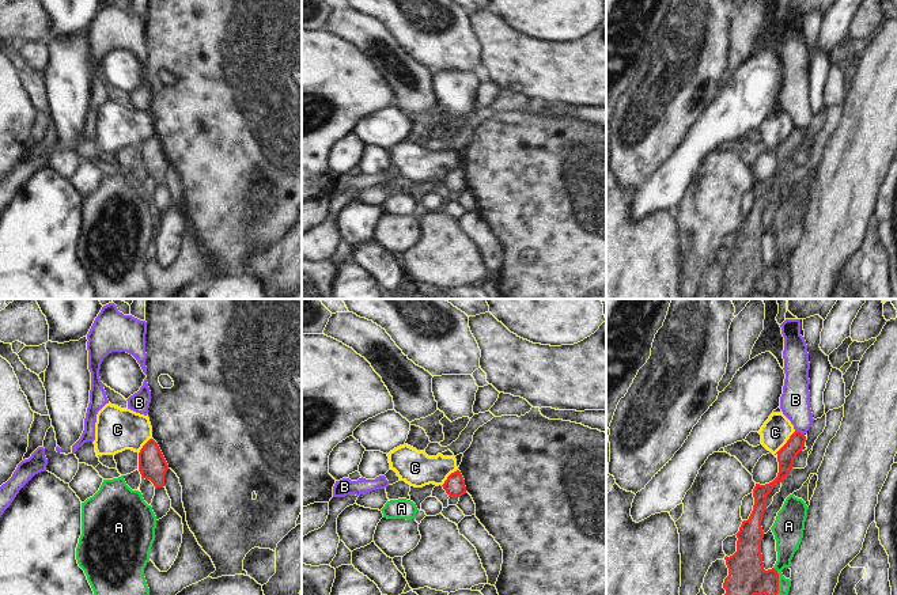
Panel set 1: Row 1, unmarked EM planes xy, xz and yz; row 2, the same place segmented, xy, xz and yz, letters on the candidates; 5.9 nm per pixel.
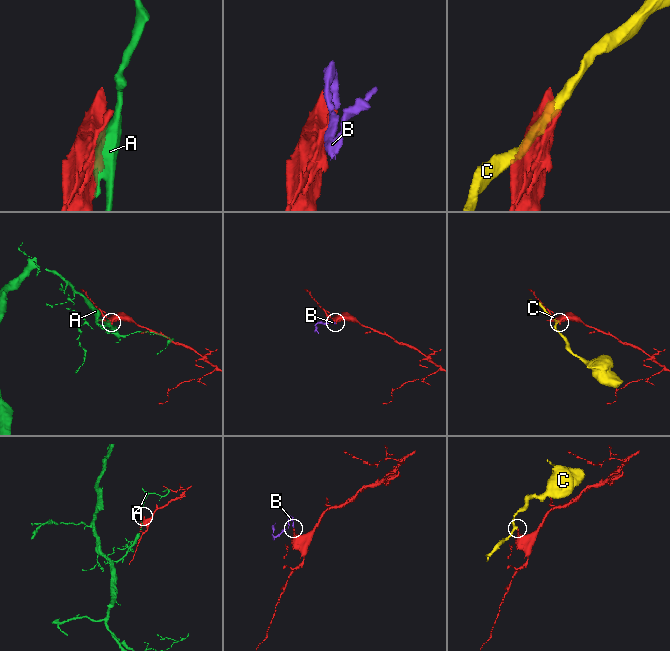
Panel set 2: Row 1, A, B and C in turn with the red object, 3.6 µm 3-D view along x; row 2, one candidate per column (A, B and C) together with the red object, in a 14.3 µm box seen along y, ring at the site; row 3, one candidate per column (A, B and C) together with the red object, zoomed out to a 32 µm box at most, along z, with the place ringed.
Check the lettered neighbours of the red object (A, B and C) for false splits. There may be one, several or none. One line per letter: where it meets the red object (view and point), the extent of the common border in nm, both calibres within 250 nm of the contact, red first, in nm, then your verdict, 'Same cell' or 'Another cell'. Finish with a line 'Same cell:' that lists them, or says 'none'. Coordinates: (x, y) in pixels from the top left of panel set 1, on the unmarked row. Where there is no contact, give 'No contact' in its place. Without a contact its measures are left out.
A: Touches red at yz (778, 280). Shared border 200 nm. Thickness 220 nm (red) against 140 nm. Another cell
B: Touches red at yz (799, 128). Shared border 60 nm. Thickness 110 nm (red) against 180 nm. Another cell
C: Touches red at yz (787, 137). Shared border 180 nm. Thickness 110 nm (red) against 170 nm. Another cell
Same cell: none

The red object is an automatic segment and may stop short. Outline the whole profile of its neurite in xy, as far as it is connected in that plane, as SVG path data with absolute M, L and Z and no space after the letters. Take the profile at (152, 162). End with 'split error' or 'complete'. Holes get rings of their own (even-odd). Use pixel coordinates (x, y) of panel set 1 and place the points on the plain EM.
M150 134L139 148L139 167L141 174L150 175L155 185L164 182L169 160L154 134Z | complete

